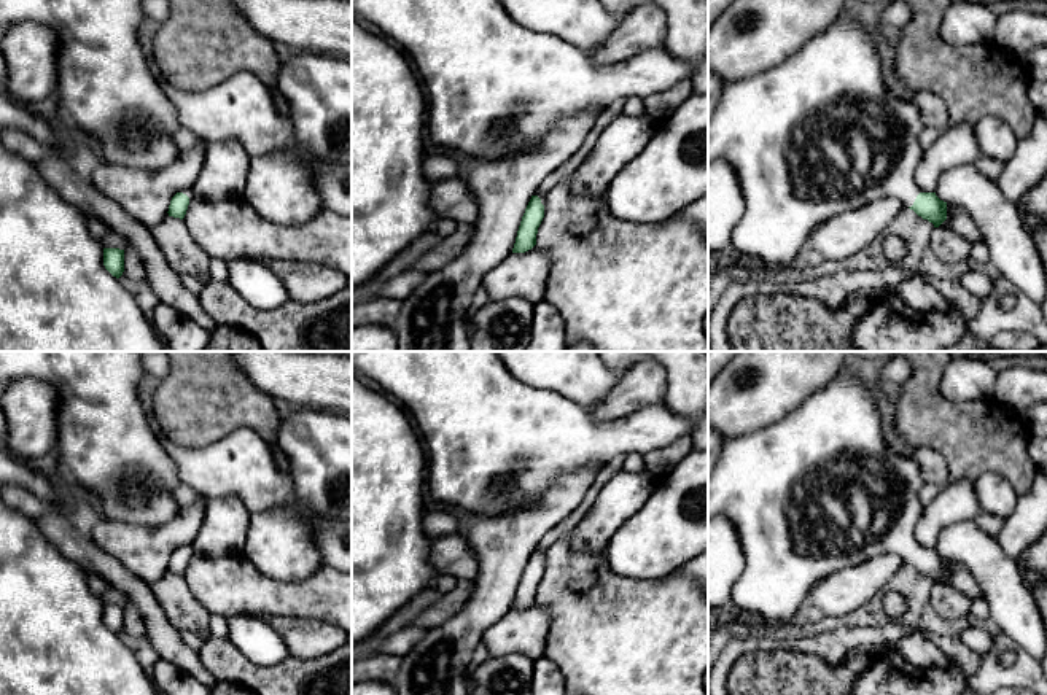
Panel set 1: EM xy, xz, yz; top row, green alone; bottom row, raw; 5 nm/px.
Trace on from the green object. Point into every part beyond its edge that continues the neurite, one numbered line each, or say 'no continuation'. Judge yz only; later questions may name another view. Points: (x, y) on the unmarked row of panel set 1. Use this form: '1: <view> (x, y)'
1: yz (818, 490)

